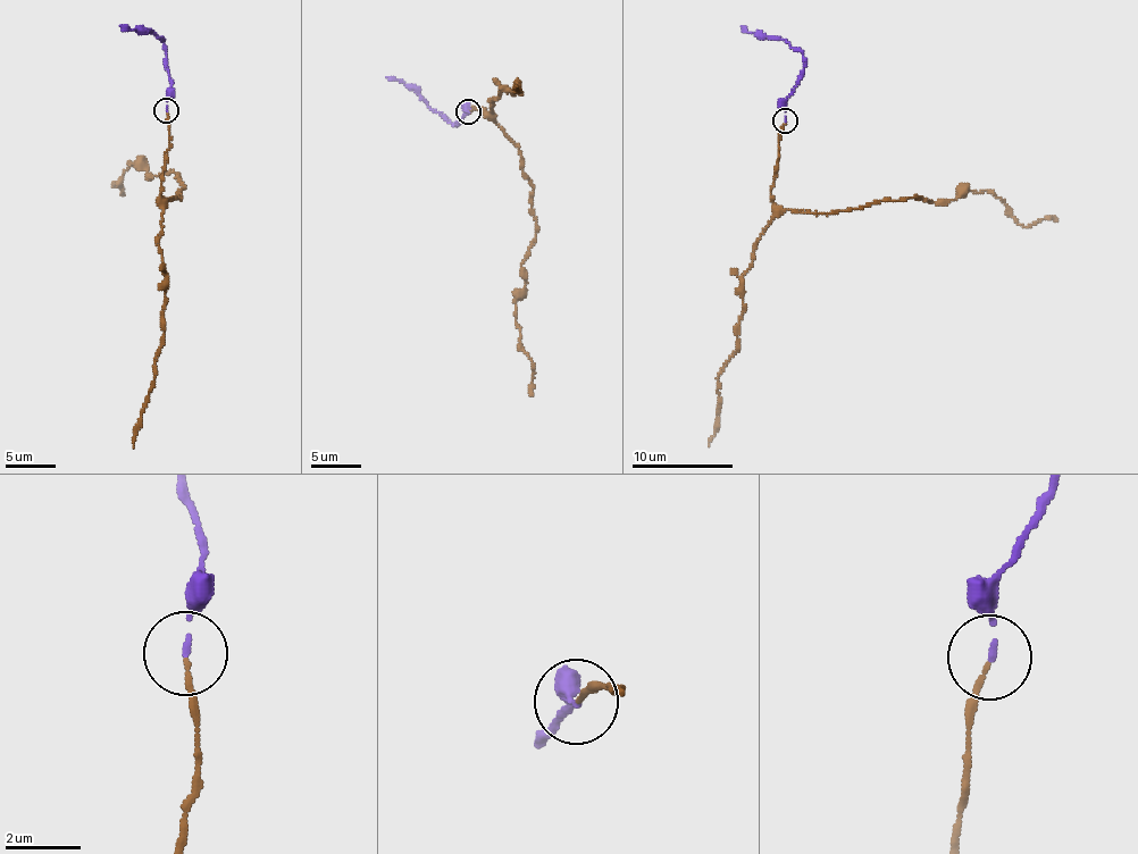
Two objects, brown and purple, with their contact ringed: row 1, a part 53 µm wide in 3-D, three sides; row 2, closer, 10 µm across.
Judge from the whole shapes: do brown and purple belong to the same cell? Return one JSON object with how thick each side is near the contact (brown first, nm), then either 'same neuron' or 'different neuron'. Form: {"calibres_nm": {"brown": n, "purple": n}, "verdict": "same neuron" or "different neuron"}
{"calibres_nm": {"brown": 110, "purple": 120}, "verdict": "same neuron"}

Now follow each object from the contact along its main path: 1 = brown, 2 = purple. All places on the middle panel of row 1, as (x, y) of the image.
1: (469, 112), (480, 107), (518, 149), (533, 187), (535, 242), (516, 300), (532, 363), (530, 395)
2: (469, 112), (465, 110), (460, 123), (454, 123), (402, 82), (386, 77)

